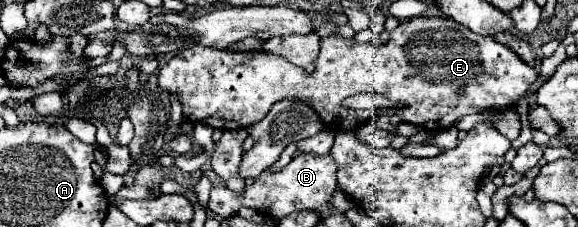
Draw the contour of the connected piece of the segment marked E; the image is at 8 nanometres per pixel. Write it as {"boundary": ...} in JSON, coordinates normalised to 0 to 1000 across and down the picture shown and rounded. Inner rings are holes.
{"boundary":[[[709,79],[696,97],[685,132],[664,132],[657,159],[647,159],[637,194],[619,194],[588,159],[557,167],[557,211],[547,264],[547,308],[533,326],[526,300],[502,282],[495,256],[443,220],[443,229],[398,229],[398,220],[367,220],[349,203],[332,203],[304,238],[273,335],[277,388],[304,405],[318,511],[332,537],[349,537],[377,573],[408,573],[429,564],[439,537],[450,537],[467,476],[488,432],[519,432],[529,441],[554,511],[564,564],[578,573],[616,573],[616,485],[592,476],[592,441],[623,405],[661,414],[671,441],[706,449],[706,476],[668,476],[668,502],[689,502],[696,537],[716,555],[737,555],[737,573],[768,573],[785,555],[806,502],[827,502],[841,485],[872,485],[893,467],[893,441],[913,396],[927,352],[931,317],[907,282],[882,211],[862,194],[851,159],[824,159],[799,106],[775,79]],[[792,396],[806,396],[806,423],[792,423]]]}

